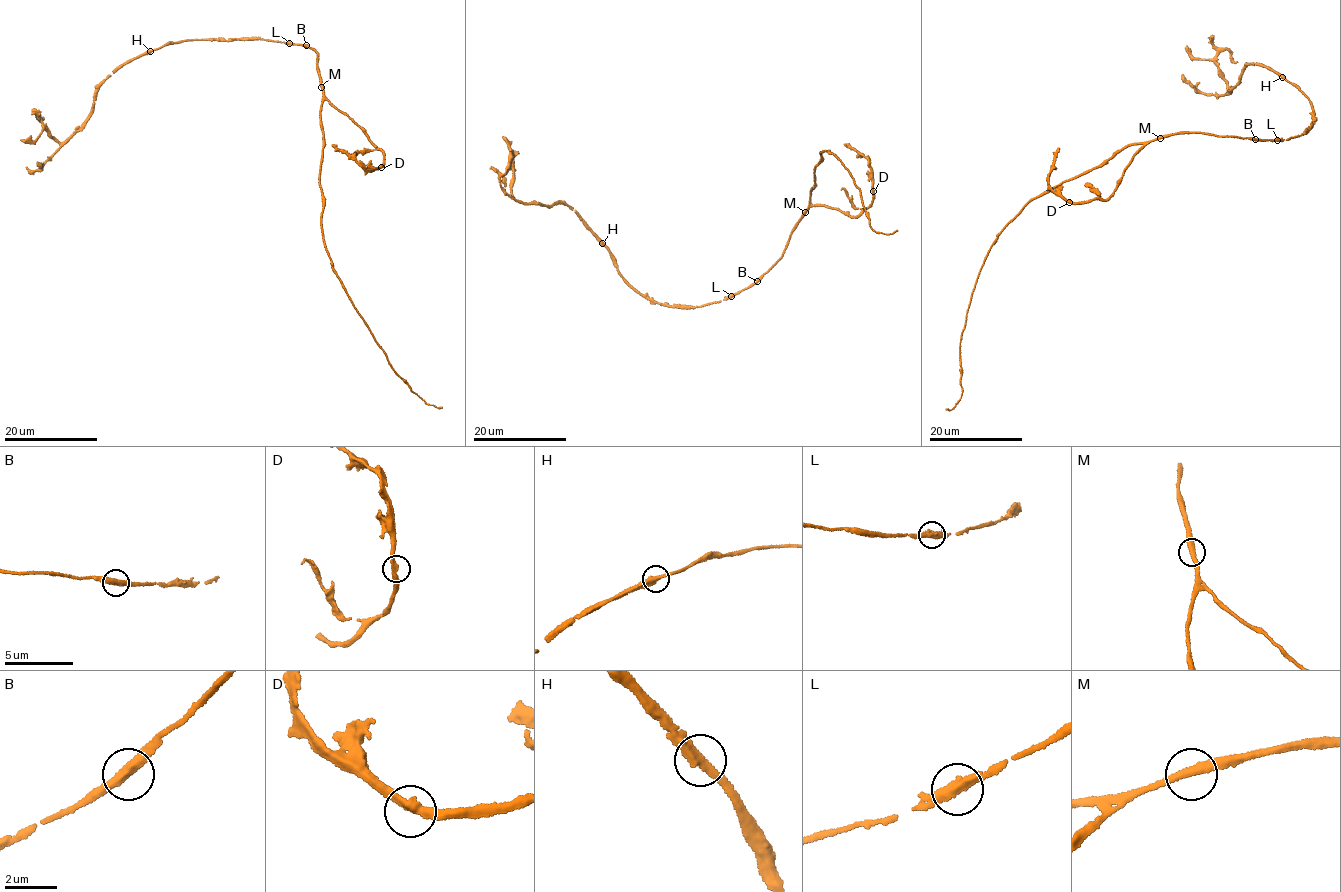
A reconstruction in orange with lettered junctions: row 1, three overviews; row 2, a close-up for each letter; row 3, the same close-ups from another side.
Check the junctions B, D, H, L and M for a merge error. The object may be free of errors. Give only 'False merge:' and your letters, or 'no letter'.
False merge: no letter

